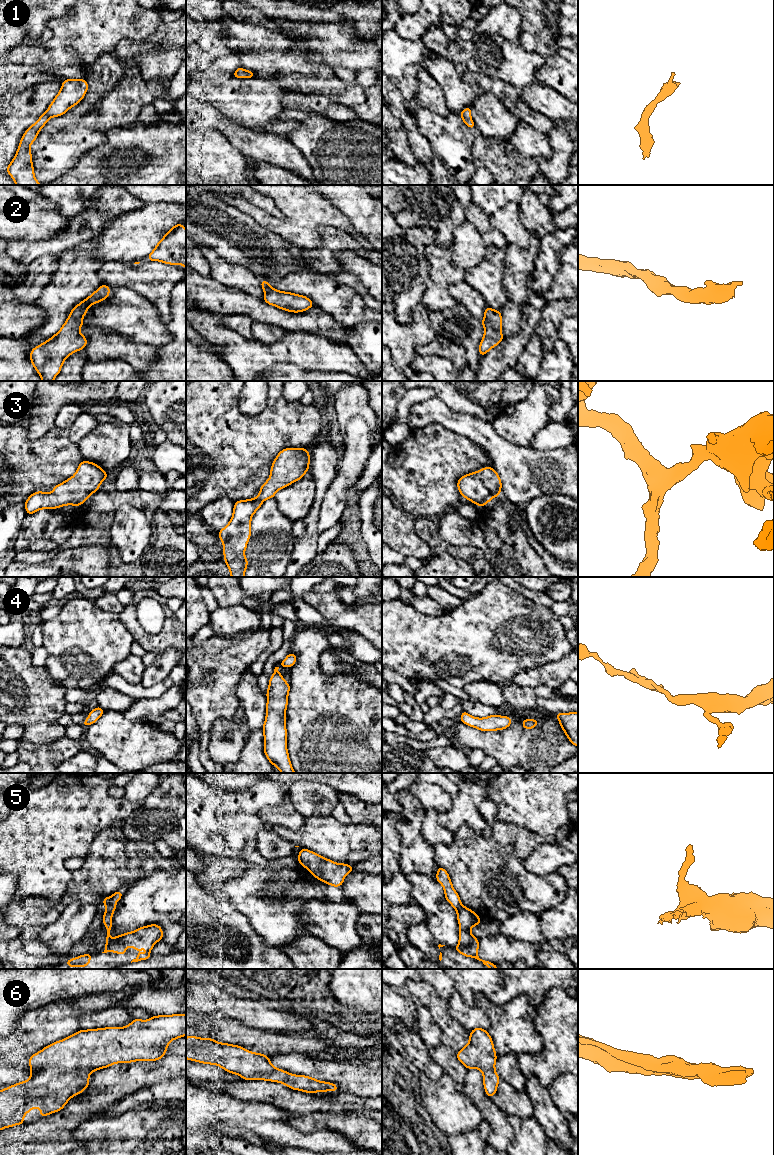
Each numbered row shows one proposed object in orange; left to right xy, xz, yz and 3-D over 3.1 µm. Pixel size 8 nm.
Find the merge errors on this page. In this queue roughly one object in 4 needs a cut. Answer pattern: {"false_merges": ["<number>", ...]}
{"false_merges": ["5"]}

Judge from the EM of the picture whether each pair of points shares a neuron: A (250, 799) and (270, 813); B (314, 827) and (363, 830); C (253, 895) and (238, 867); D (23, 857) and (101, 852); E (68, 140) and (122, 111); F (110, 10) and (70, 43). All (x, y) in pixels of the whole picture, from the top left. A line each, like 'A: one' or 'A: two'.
A: two
B: one
C: two
D: two
E: one
F: one

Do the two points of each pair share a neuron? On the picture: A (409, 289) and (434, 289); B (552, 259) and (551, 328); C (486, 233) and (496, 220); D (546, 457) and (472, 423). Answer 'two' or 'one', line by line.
A: two
B: two
C: two
D: one

